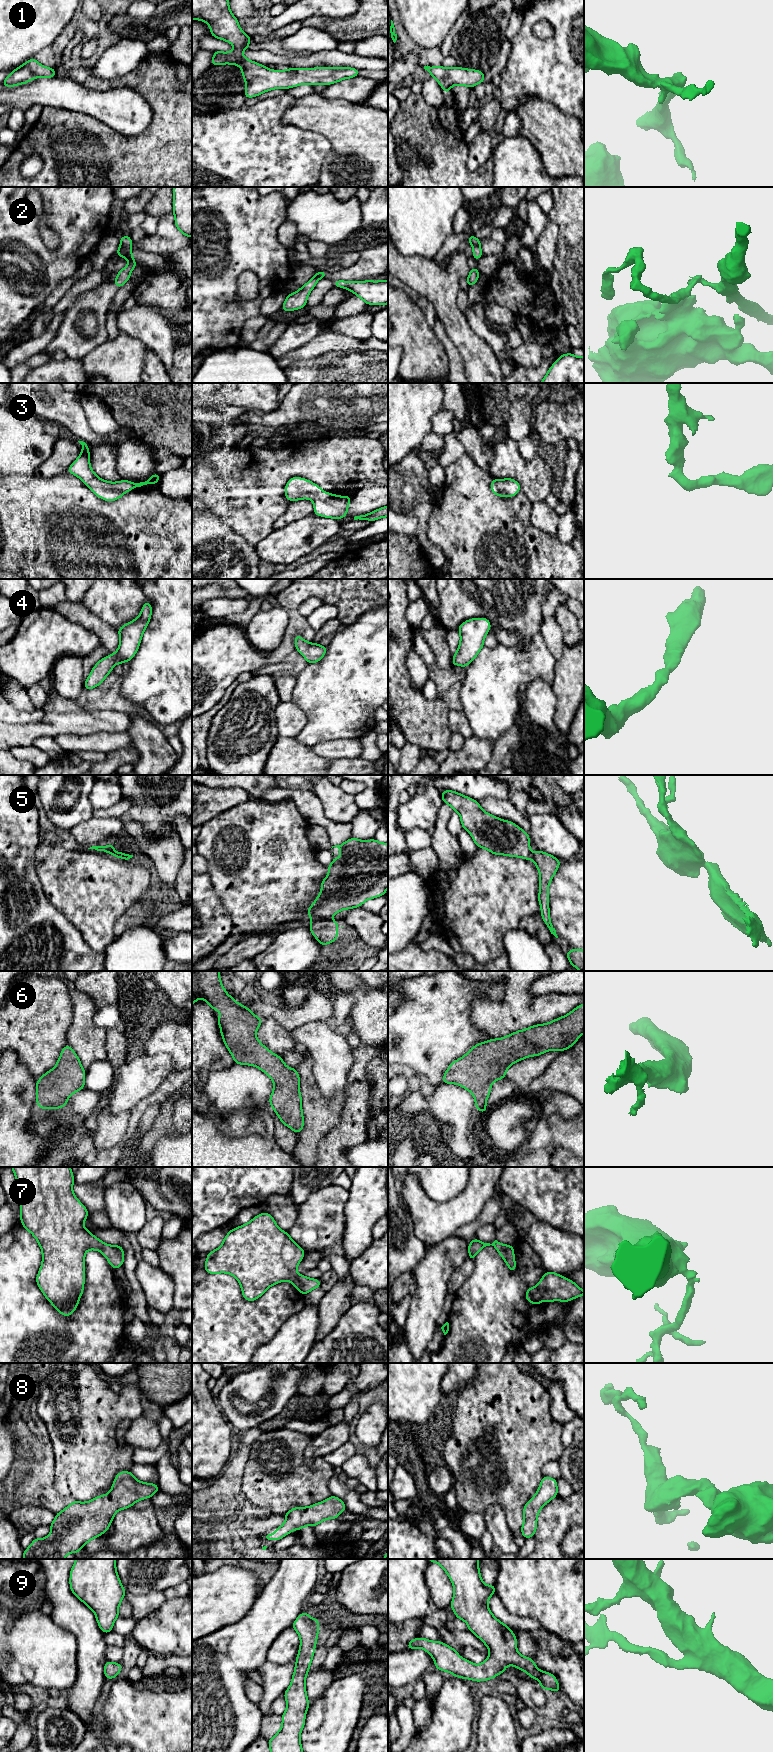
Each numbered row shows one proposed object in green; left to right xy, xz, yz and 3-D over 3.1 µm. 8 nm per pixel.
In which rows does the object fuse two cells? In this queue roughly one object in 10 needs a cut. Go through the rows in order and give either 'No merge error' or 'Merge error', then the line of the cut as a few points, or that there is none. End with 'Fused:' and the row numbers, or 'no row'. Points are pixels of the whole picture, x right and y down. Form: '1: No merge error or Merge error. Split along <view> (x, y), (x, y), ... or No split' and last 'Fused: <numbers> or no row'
1: No merge error. No split
2: Merge error. Split along xy (120, 245), (129, 247)
3: No merge error. No split
4: No merge error. No split
5: Merge error. Split along xz (323, 917), (312, 919)
6: No merge error. No split
7: No merge error. No split
8: No merge error. No split
9: No merge error. No split
Fused: 2, 5

